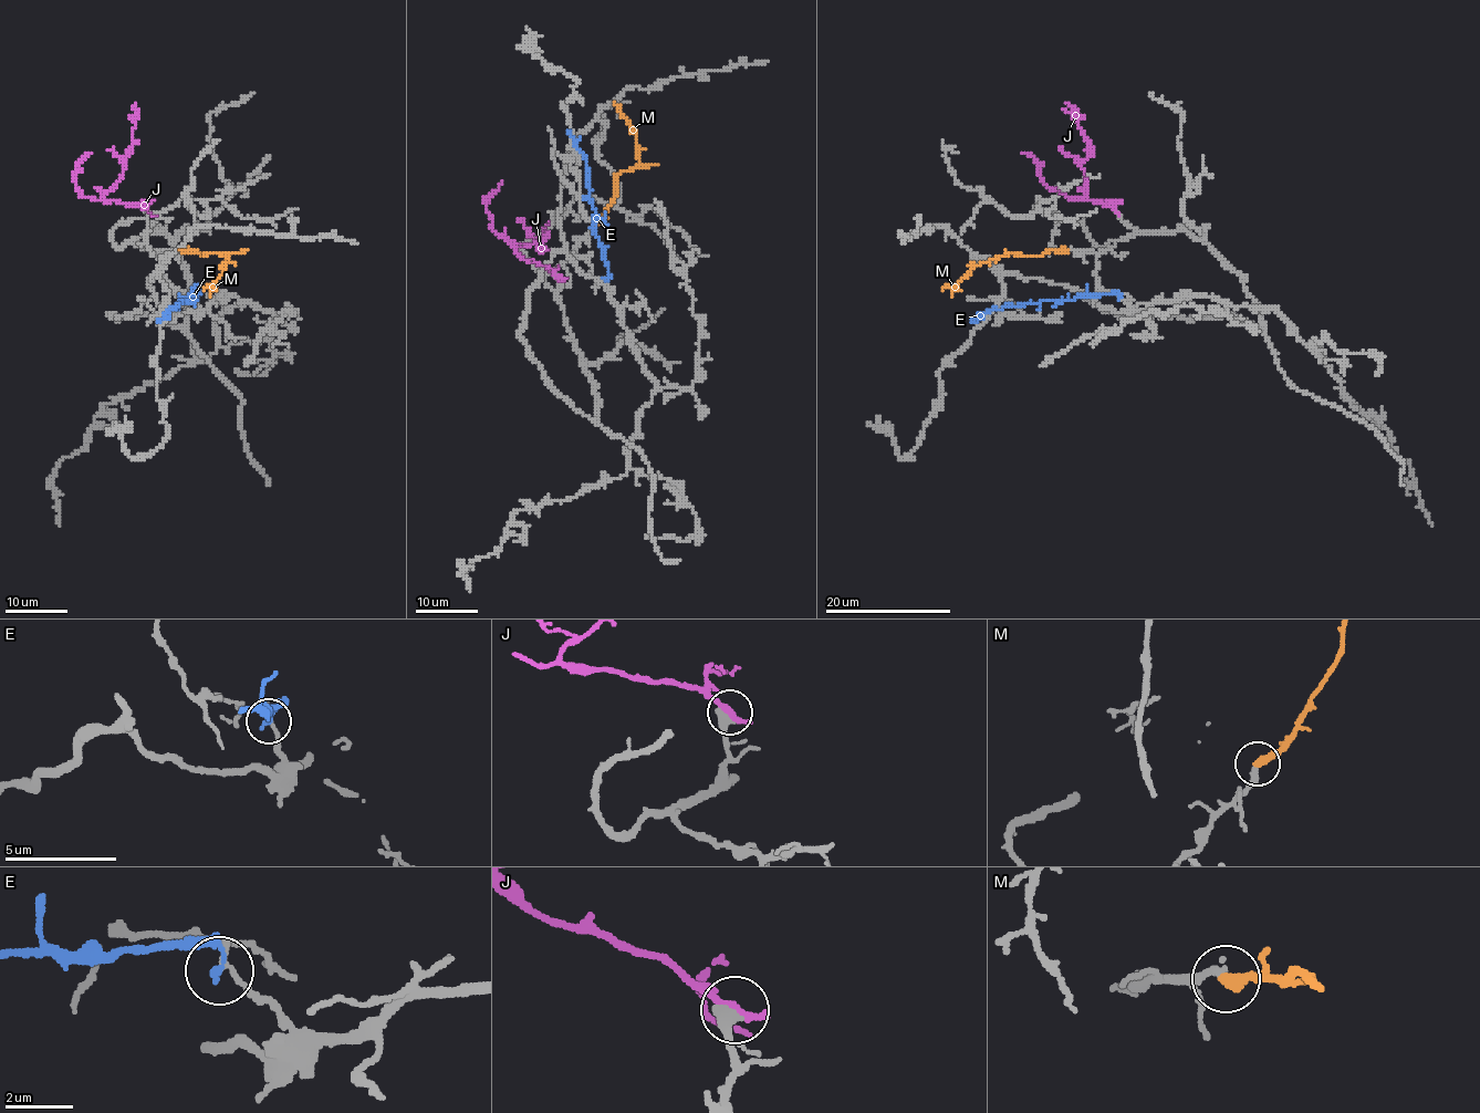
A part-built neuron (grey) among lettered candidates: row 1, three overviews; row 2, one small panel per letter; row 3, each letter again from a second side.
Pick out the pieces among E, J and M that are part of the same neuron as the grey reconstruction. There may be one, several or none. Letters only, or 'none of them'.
M

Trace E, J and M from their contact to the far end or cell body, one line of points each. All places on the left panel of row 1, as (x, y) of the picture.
E: (195, 298), (198, 293), (187, 294), (156, 321)
J: (149, 212), (138, 205), (103, 197), (120, 177), (129, 152), (131, 132), (135, 123), (134, 103)
M: (181, 250), (228, 257), (221, 276), (202, 290)

